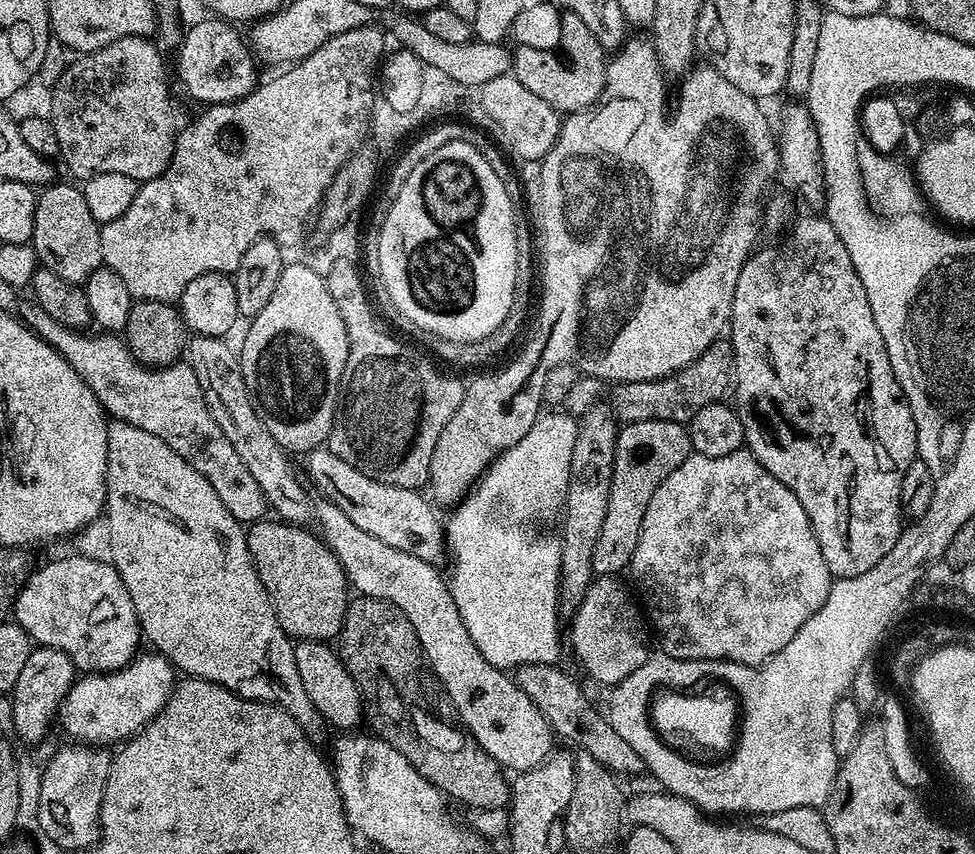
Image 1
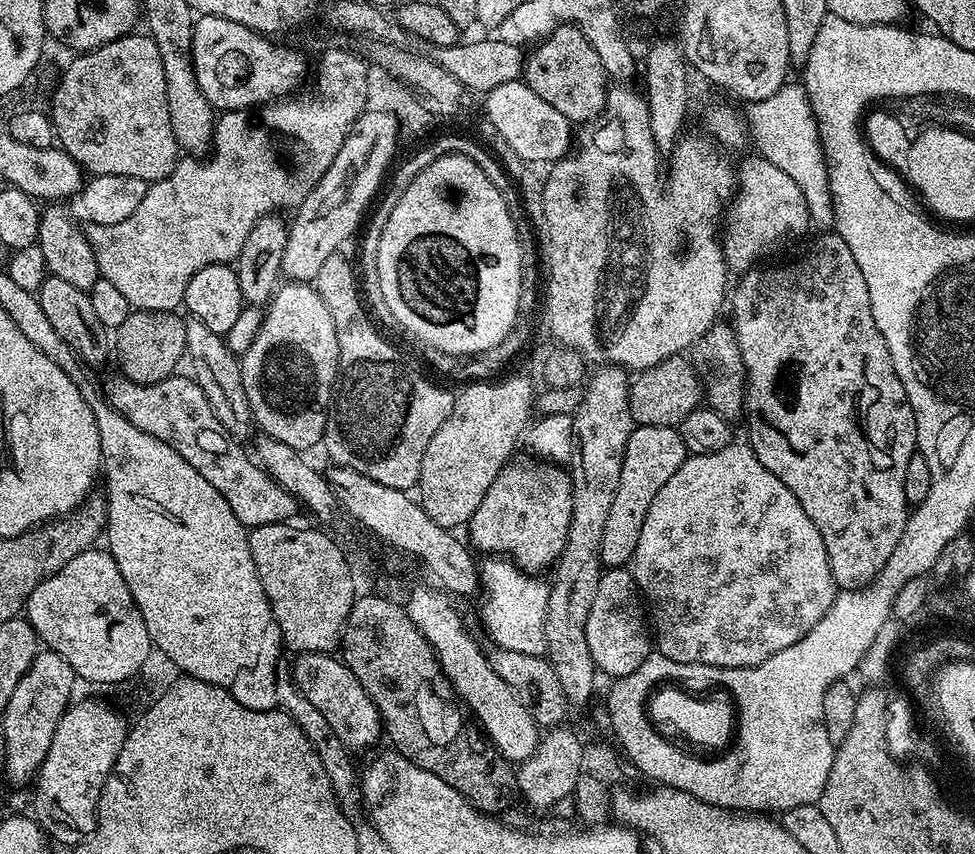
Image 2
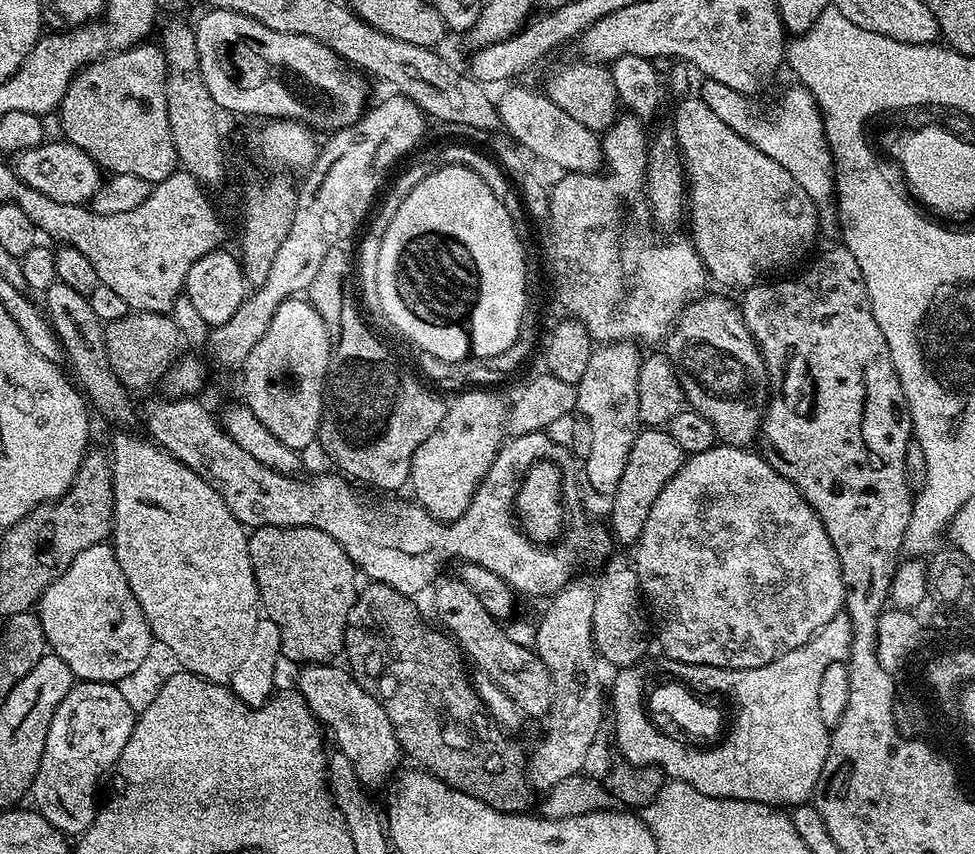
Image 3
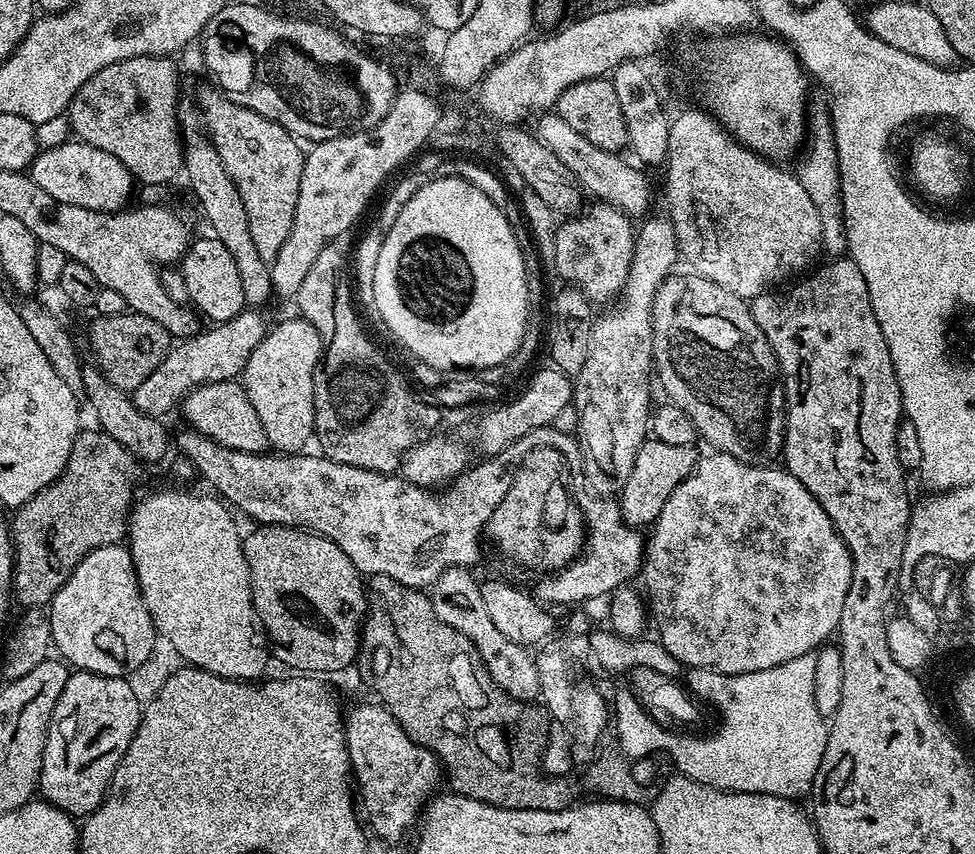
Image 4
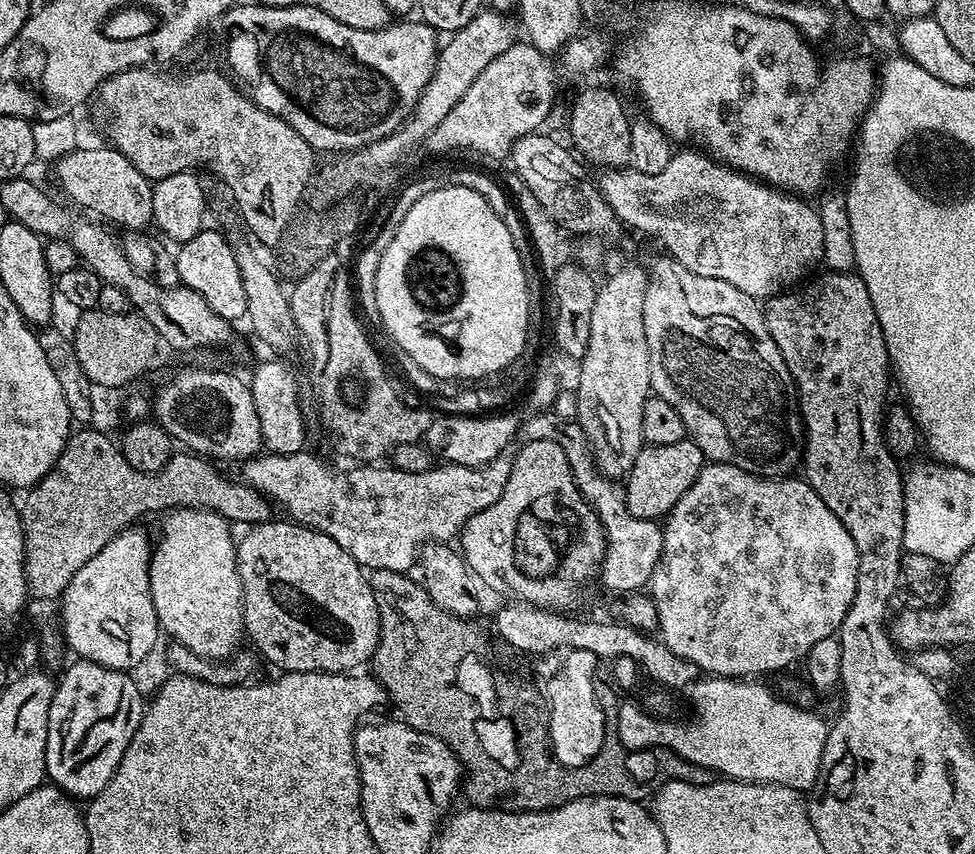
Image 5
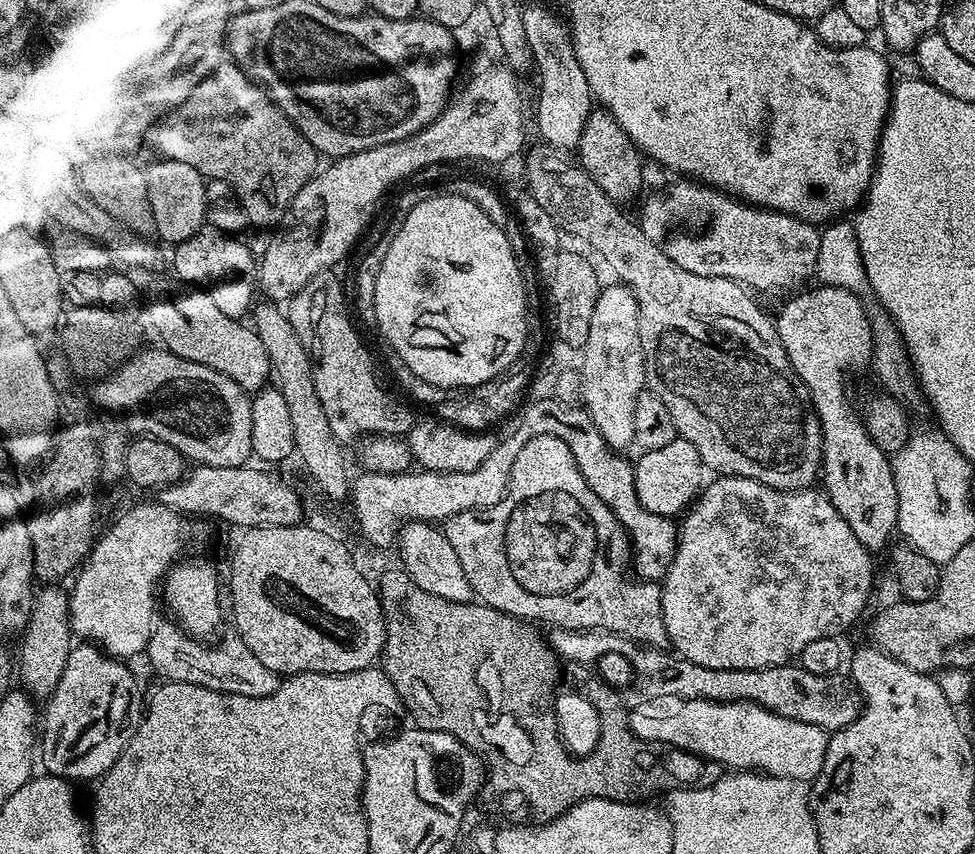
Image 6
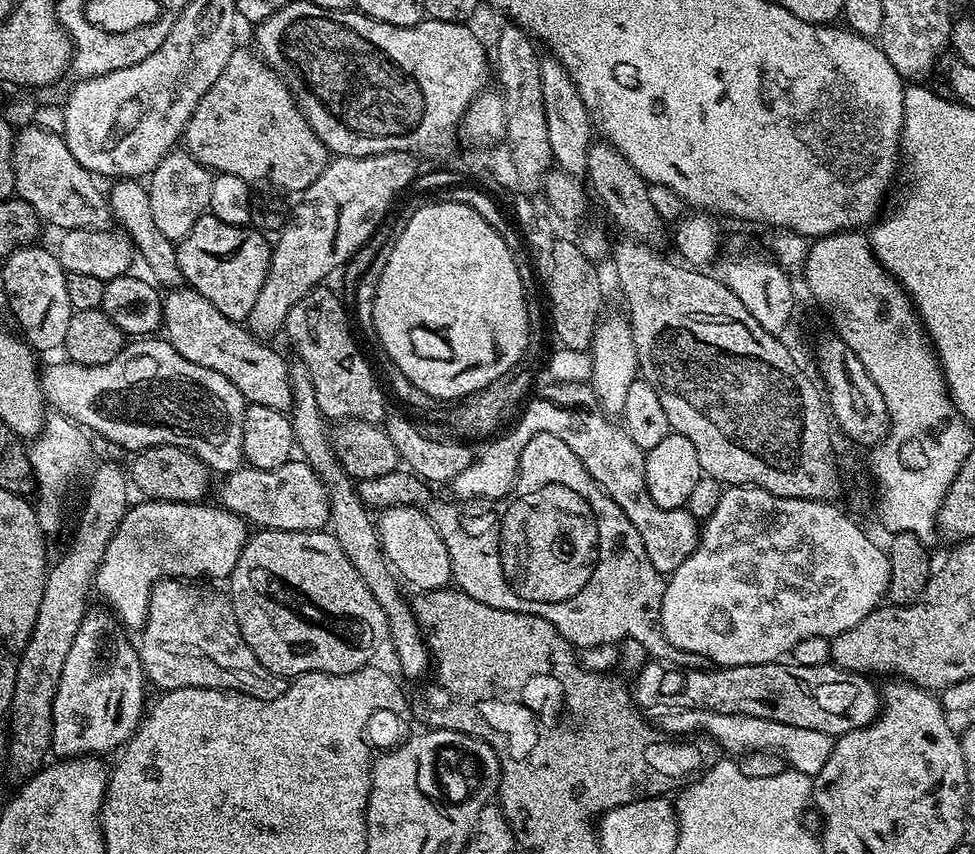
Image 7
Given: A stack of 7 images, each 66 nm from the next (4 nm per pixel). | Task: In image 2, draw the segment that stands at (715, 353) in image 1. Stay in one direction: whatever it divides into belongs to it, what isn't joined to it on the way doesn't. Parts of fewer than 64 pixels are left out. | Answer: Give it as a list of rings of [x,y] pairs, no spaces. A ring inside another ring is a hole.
[[[683,355],[671,356],[658,366],[645,368],[640,376],[628,385],[628,401],[633,425],[636,426],[666,426],[676,428],[690,410],[701,407],[702,376],[699,371],[692,369],[692,364]]]

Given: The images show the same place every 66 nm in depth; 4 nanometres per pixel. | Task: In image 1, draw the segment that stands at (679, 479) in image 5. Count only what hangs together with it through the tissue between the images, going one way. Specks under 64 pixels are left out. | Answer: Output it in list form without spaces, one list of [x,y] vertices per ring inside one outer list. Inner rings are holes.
[[[651,420],[650,422],[634,422],[623,425],[616,433],[616,449],[614,450],[614,470],[610,482],[610,502],[606,506],[606,518],[602,518],[602,530],[596,539],[592,551],[592,571],[599,576],[616,576],[627,569],[632,563],[634,546],[638,546],[638,534],[642,534],[642,518],[646,518],[646,506],[650,506],[650,498],[654,490],[686,462],[688,456],[693,455],[692,443],[688,437],[685,425],[665,420]]]

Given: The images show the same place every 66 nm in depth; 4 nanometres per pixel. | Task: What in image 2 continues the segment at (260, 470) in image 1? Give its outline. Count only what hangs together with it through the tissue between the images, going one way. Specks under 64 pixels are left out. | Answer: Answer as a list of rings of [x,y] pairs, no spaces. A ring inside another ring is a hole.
[[[188,316],[184,320],[186,326],[186,353],[187,363],[194,373],[193,379],[206,394],[215,416],[222,422],[223,428],[233,439],[243,440],[250,430],[253,431],[254,421],[246,398],[245,387],[242,386],[242,376],[239,357],[228,348],[225,337],[219,332],[209,330],[201,320]]]

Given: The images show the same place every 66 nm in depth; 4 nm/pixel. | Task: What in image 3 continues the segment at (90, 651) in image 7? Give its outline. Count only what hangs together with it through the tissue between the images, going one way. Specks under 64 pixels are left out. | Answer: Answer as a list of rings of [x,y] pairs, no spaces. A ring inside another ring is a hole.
[[[81,680],[73,683],[70,694],[66,694],[58,710],[54,710],[54,718],[46,734],[46,746],[42,750],[42,762],[32,783],[30,800],[36,803],[33,804],[35,811],[42,813],[48,822],[69,838],[79,838],[94,822],[98,807],[96,791],[100,788],[100,779],[115,769],[116,759],[122,754],[122,746],[126,746],[136,725],[137,713],[134,708],[132,712],[132,704],[120,688],[123,687],[116,682],[107,684]]]

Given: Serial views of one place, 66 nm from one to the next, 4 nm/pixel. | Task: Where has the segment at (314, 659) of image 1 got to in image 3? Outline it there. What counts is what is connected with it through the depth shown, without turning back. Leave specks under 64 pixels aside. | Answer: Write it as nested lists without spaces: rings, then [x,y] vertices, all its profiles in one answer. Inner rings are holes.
[[[335,663],[306,664],[299,669],[299,695],[308,701],[309,708],[325,725],[332,727],[332,736],[336,739],[335,747],[342,754],[349,756],[357,771],[357,778],[368,790],[373,790],[379,784],[388,780],[388,775],[402,761],[400,743],[394,734],[394,726],[382,710],[382,706],[361,684],[352,678],[347,667],[335,668]]]

